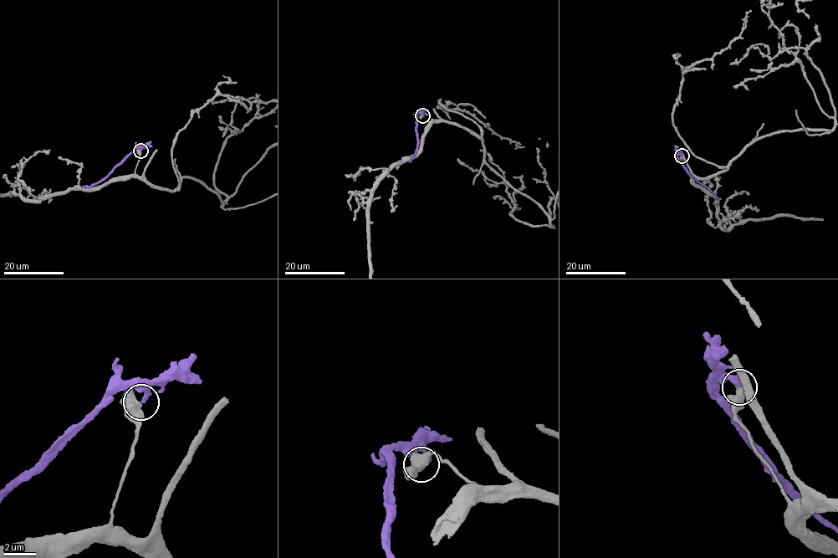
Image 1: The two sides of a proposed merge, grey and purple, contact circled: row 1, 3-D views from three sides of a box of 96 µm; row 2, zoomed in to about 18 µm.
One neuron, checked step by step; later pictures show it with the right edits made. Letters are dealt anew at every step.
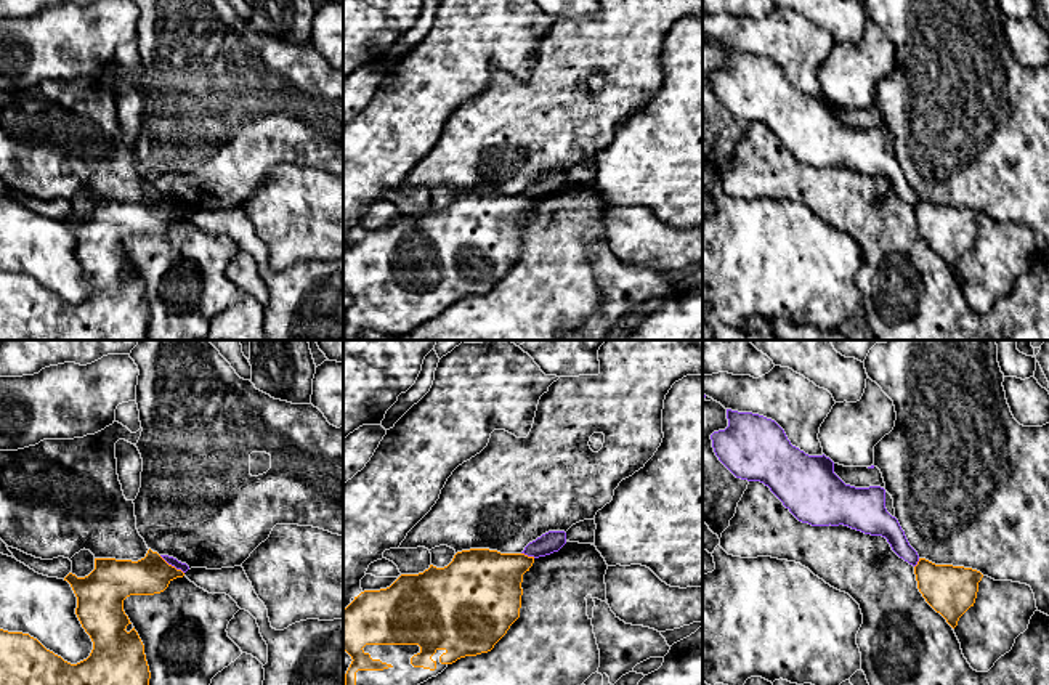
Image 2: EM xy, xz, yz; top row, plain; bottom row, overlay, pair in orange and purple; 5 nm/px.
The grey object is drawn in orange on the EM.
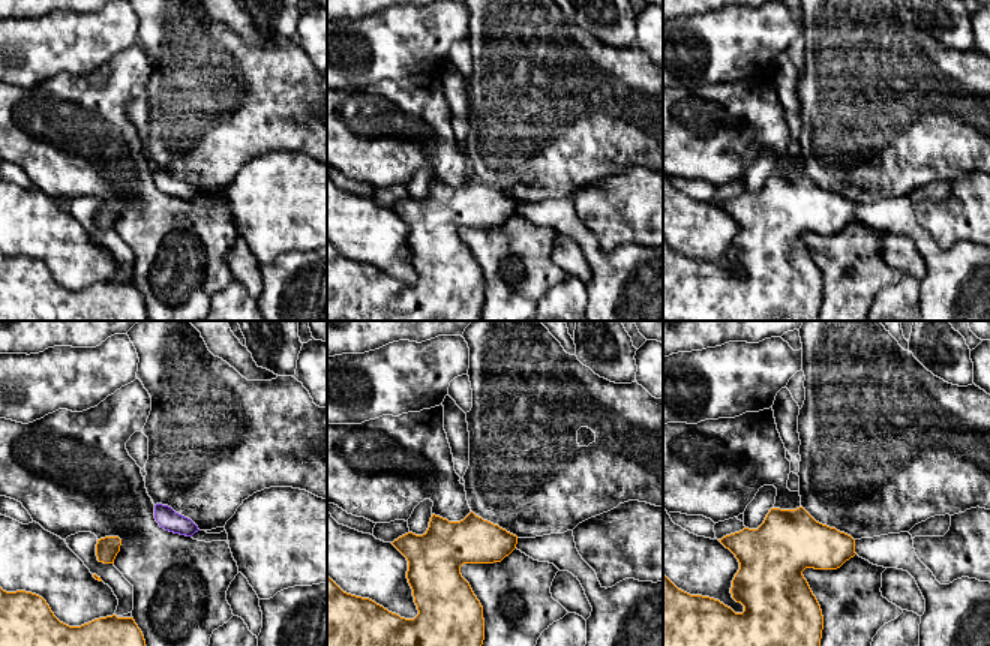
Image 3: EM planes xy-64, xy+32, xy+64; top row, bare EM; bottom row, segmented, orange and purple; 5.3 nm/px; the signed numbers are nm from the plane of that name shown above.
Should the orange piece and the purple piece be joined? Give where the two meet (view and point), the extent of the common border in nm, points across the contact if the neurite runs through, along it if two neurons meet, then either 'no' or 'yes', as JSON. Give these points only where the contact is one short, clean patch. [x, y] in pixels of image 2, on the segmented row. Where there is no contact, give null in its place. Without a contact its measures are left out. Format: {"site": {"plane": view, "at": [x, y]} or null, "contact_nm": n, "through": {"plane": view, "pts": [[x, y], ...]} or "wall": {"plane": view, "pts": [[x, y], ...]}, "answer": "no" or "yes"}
{"site": {"plane": "xy", "at": [170, 565]}, "contact_nm": 160, "wall": {"plane": "xy", "pts": [[159, 555], [183, 573]]}, "answer": "no"}

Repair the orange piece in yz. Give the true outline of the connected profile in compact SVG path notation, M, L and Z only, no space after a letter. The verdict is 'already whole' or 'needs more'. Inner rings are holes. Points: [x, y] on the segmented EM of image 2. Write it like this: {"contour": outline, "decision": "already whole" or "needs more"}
{"contour": "M919 558L914 566L917 589L925 602L954 629L975 603L983 574L972 568L935 565Z", "decision": "already whole"}

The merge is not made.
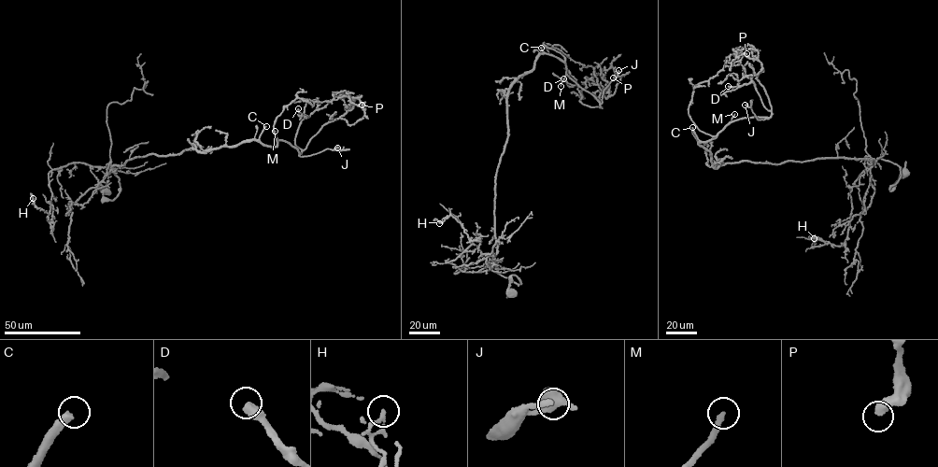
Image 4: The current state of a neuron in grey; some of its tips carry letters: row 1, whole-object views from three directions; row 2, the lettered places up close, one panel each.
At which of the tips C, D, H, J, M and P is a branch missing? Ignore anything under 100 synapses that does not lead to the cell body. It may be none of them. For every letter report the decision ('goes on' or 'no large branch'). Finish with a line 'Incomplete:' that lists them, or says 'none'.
C: goes on
D: no large branch
H: no large branch
J: goes on
M: goes on
P: no large branch
Incomplete: C, J, M

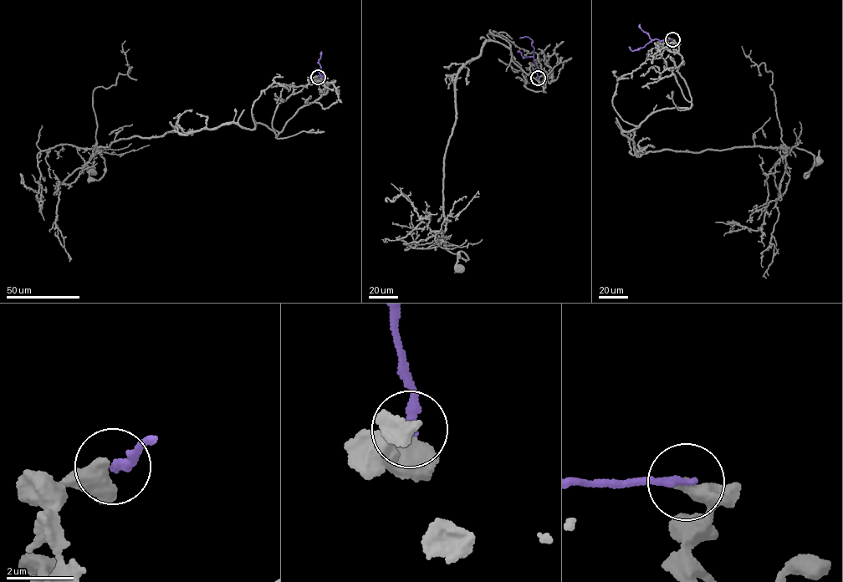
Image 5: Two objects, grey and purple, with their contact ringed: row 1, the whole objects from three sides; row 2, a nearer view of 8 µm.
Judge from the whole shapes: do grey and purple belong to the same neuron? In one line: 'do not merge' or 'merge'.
do not merge

